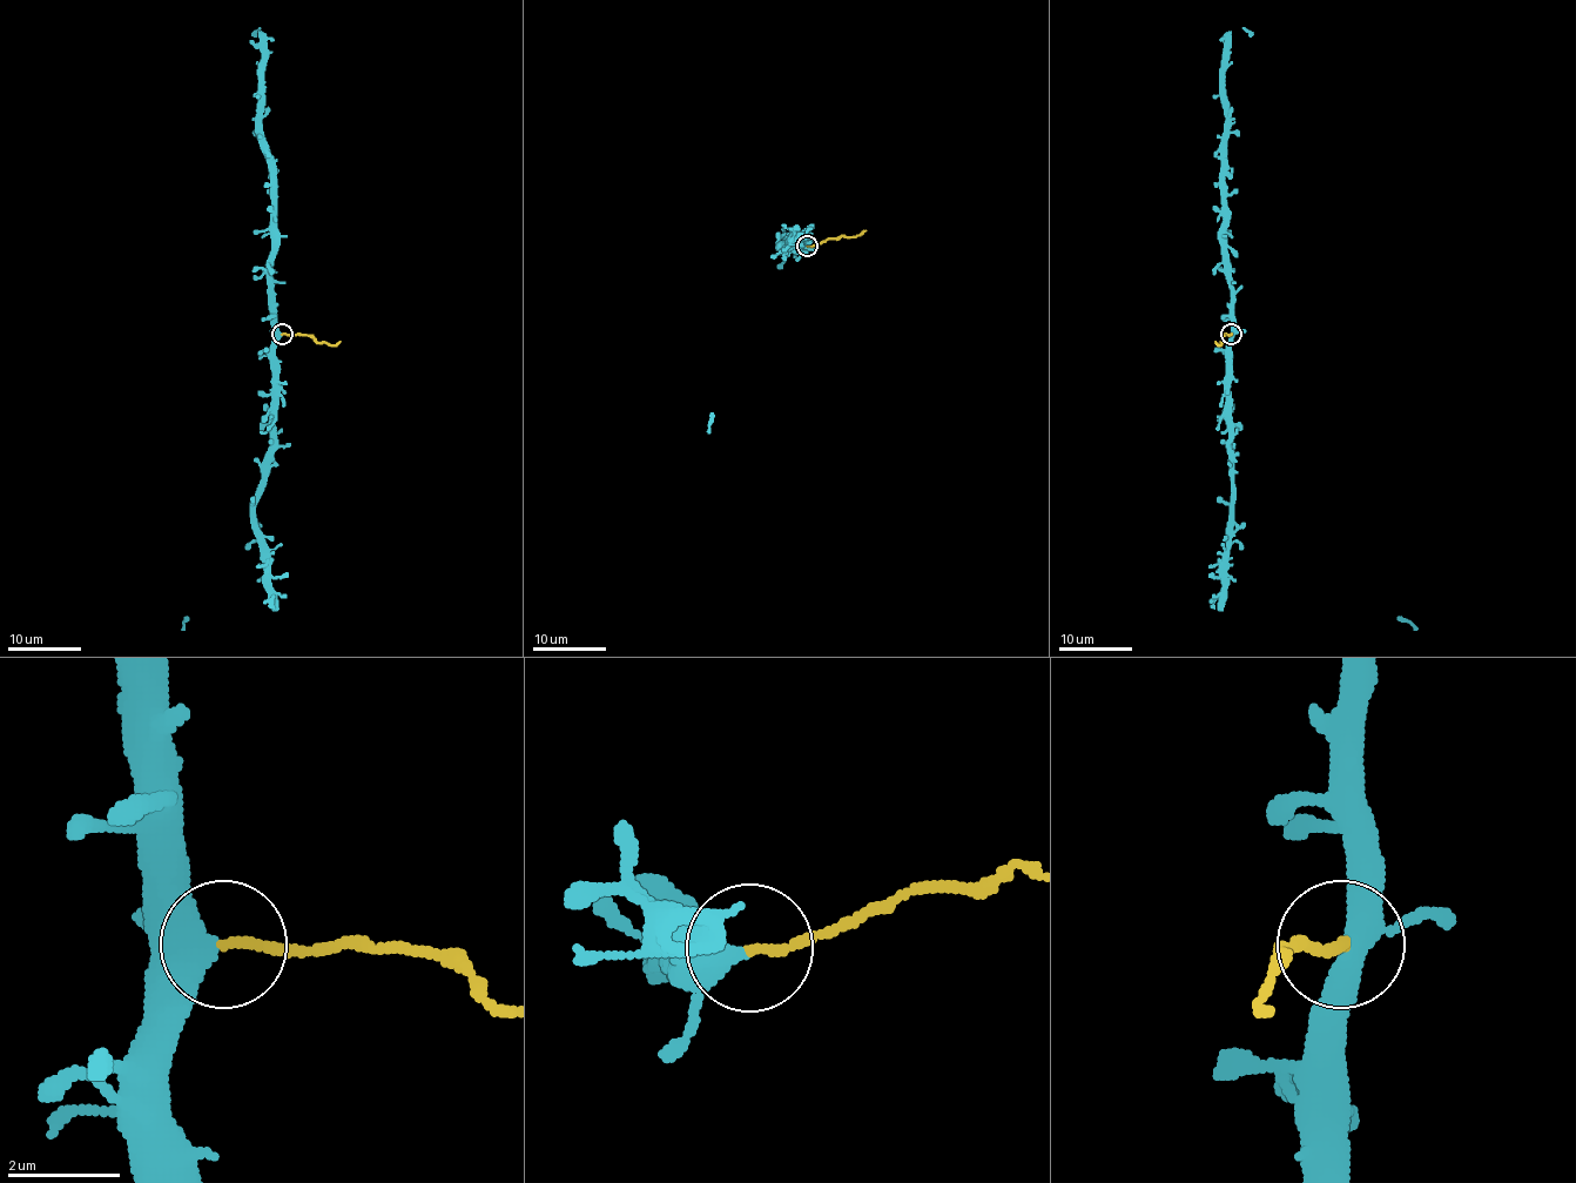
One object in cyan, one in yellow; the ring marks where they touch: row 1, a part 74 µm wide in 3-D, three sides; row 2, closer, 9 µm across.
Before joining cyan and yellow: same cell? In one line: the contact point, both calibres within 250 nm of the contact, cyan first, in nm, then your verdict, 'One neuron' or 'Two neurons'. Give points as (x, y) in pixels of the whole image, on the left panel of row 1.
Place: (282, 334). Thickness 500 nm (cyan) against 170 nm. Two neurons

